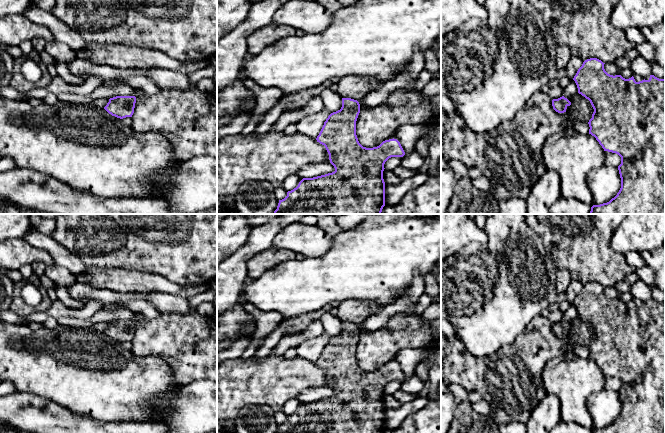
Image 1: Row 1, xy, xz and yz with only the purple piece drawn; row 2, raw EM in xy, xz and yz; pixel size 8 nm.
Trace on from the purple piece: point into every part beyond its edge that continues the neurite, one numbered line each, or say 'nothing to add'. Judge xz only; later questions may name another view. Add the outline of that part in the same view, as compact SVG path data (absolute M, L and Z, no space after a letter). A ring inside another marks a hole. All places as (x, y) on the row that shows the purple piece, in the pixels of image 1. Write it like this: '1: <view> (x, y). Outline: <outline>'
nothing to add

